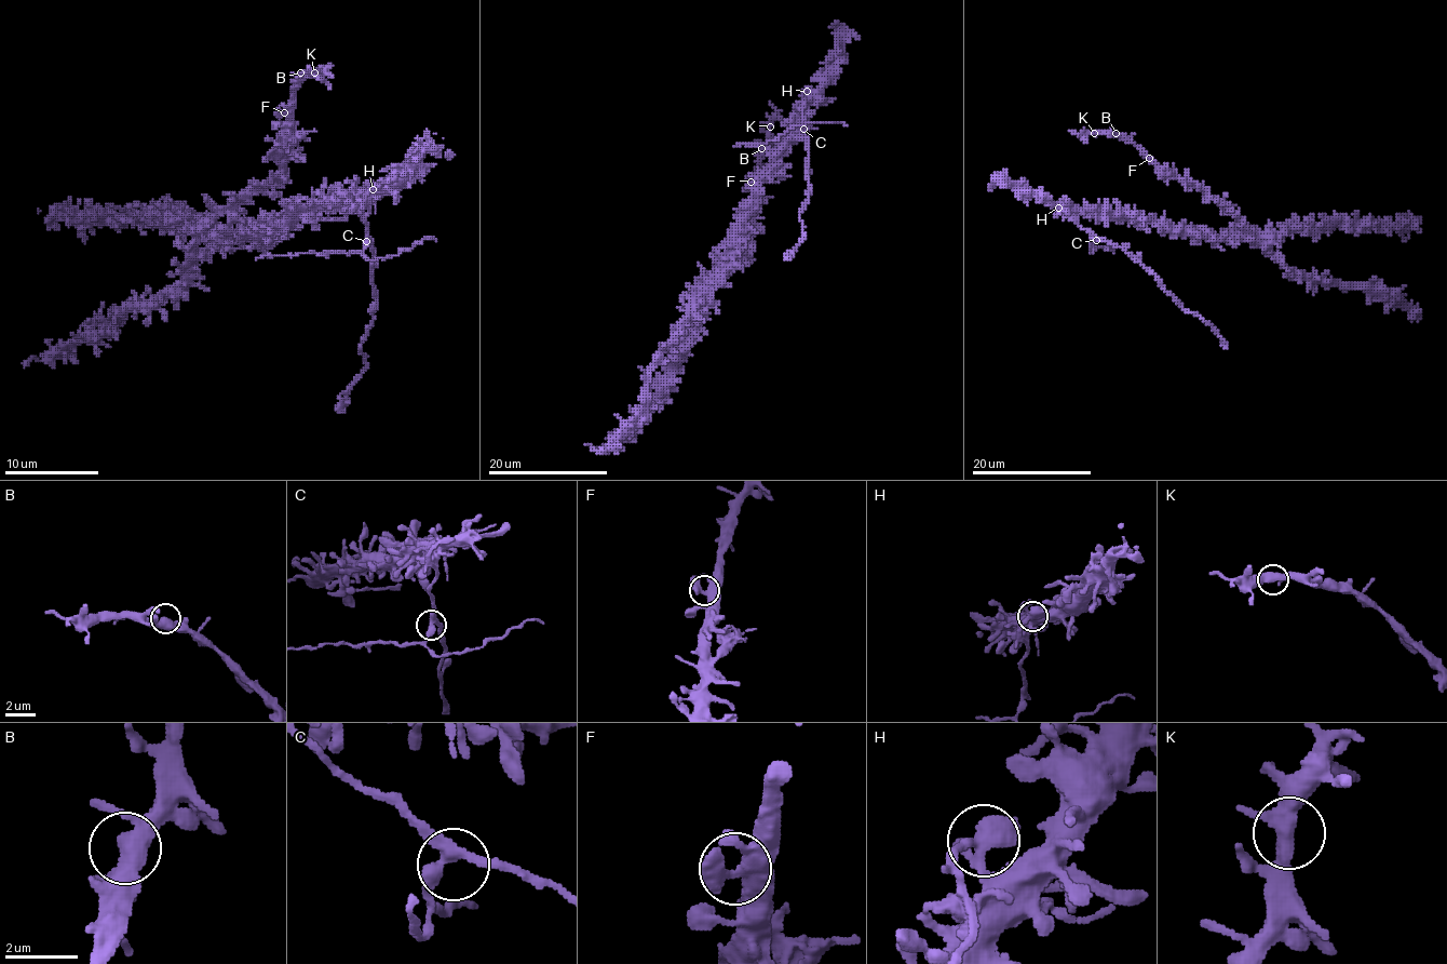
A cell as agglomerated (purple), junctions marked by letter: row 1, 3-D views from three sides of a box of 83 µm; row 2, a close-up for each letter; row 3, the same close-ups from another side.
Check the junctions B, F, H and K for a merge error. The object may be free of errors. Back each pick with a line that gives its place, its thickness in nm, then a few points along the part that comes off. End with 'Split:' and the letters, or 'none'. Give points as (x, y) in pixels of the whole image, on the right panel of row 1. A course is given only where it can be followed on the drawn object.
H: at (1058, 208); 400 nm thick; foreign part runs (1058, 208), (1064, 216), (1071, 218), (1094, 236), (1122, 246), (1181, 306), (1205, 321), (1226, 349)
Split: H

